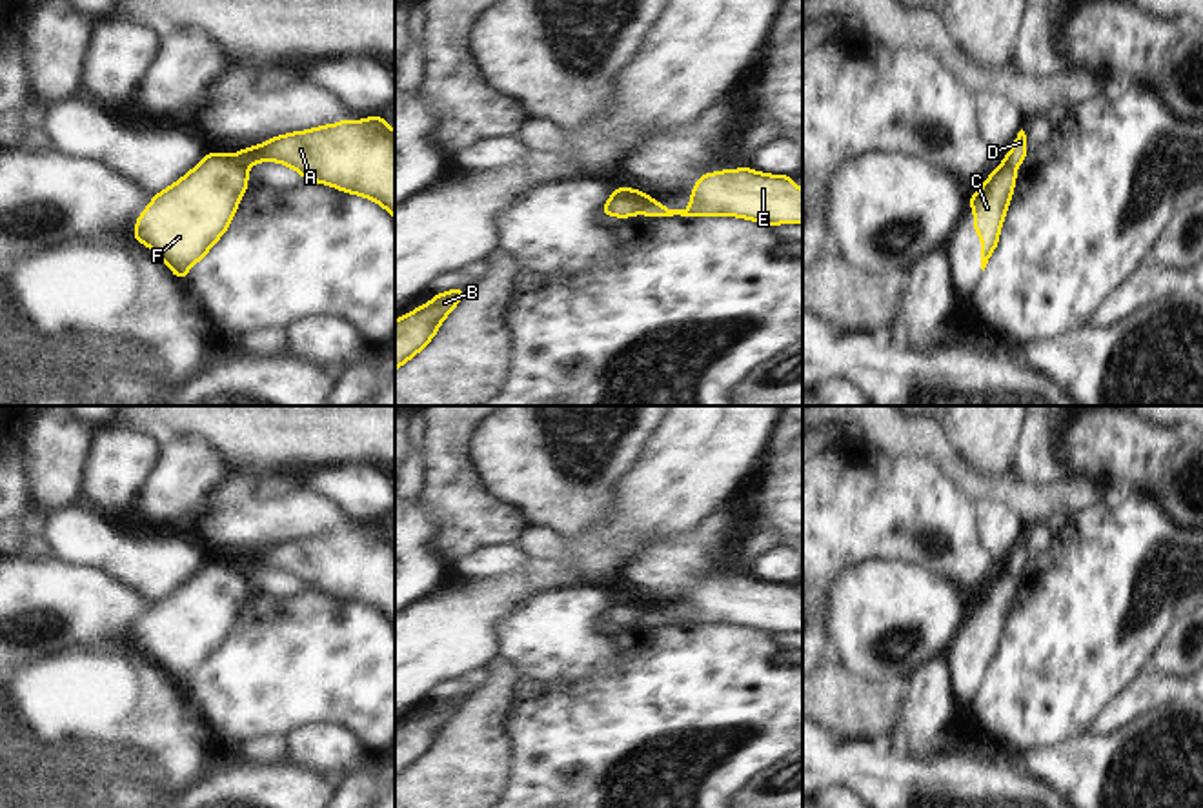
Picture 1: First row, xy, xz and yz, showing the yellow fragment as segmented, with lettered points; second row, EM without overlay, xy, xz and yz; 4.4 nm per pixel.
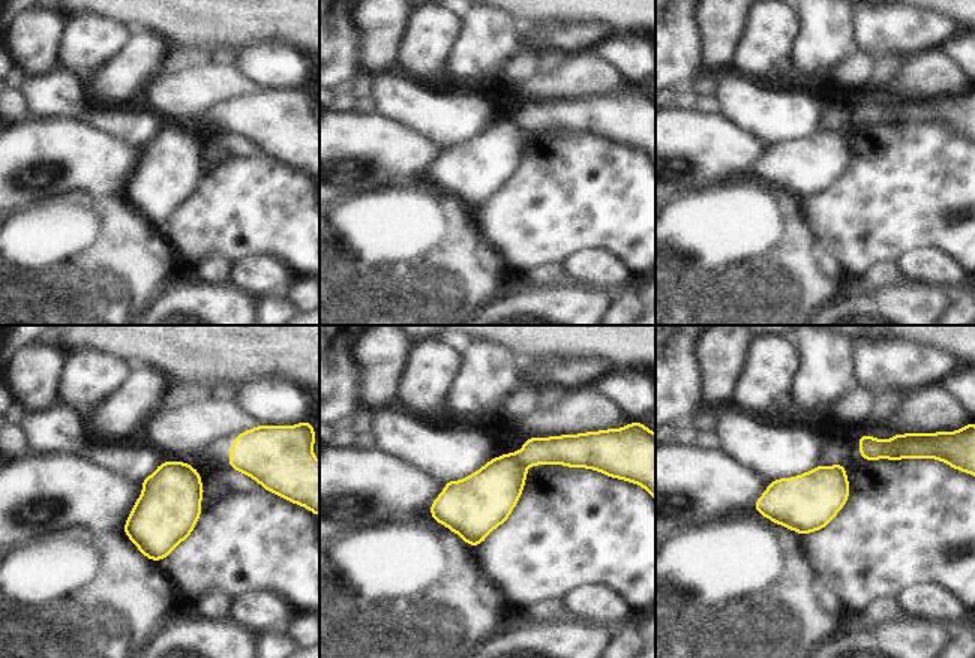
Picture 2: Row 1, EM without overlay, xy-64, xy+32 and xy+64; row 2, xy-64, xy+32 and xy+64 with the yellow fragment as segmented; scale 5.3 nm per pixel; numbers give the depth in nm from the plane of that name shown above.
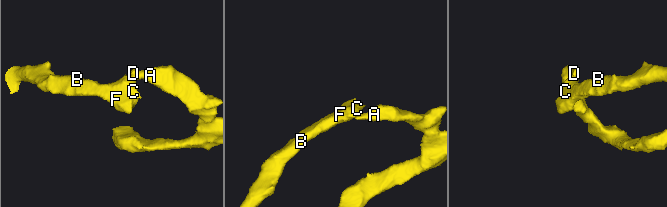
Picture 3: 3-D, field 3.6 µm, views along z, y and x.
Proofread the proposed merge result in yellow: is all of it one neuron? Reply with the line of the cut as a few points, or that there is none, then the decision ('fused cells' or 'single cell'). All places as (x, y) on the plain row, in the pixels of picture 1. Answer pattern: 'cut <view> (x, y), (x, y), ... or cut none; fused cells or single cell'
cut xy (232, 565), (246, 579); fused cells

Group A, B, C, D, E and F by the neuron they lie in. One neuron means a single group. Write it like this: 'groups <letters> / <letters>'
groups A D E / B C F

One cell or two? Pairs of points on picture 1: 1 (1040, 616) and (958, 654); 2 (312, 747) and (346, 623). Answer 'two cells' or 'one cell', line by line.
1: two cells
2: two cells

